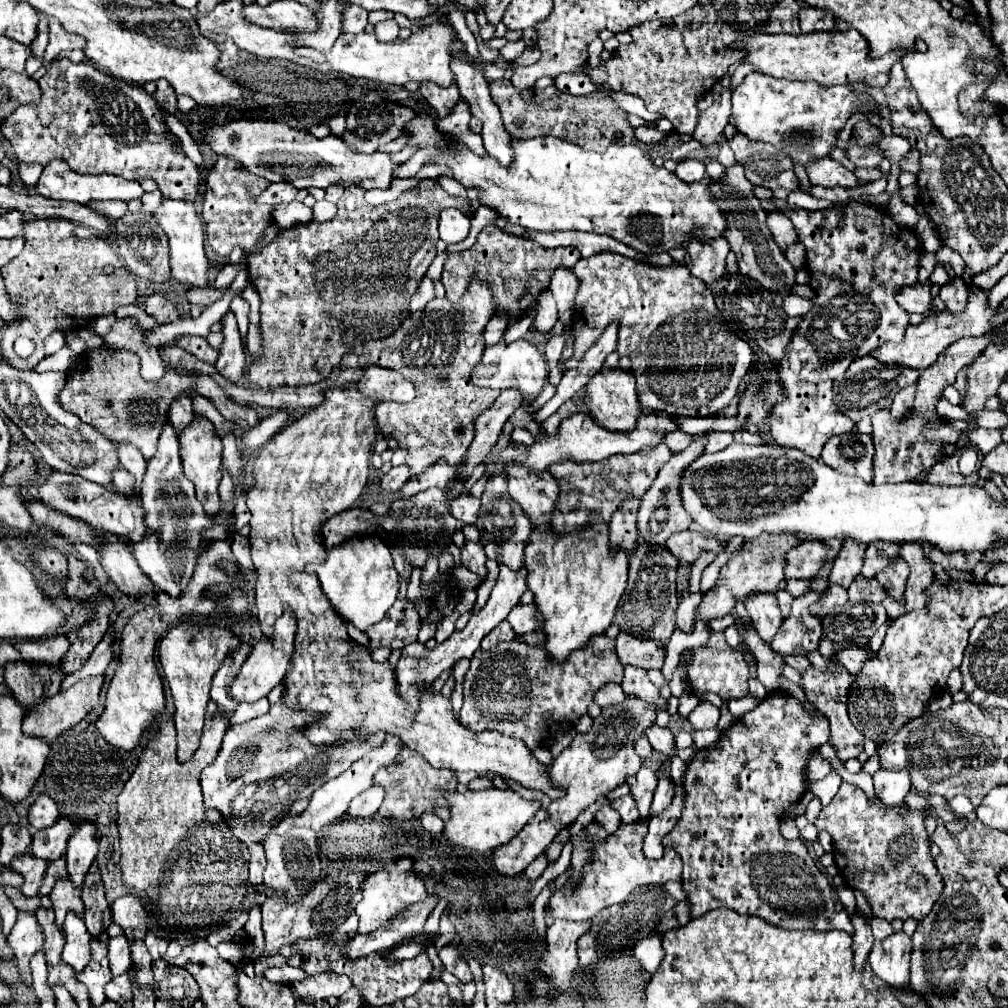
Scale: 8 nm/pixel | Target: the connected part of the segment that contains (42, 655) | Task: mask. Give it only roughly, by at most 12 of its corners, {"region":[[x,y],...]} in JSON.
{"region":[[68,638],[18,642],[22,660],[58,668]]}

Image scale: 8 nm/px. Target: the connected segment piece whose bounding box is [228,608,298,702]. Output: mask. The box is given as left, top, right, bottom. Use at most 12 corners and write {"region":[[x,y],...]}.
{"region":[[296,618],[276,620],[272,640],[254,644],[228,694],[264,698],[290,670]]}

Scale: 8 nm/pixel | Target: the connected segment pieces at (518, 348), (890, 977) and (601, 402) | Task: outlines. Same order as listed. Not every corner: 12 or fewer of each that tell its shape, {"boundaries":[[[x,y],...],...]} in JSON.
{"boundaries":[[[528,340],[486,346],[476,386],[538,396],[548,380]],[[900,932],[876,940],[872,972],[908,988],[912,940]],[[602,366],[584,402],[600,426],[632,432],[642,414],[632,372]]]}

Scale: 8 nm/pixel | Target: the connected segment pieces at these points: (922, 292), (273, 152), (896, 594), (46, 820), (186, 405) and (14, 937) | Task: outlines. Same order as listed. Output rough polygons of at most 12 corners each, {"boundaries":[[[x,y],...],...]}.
{"boundaries":[[[930,282],[902,288],[896,302],[908,312],[928,312]],[[270,120],[202,138],[252,174],[296,188],[386,190],[400,166]],[[904,560],[888,564],[876,574],[888,598],[904,598],[908,564]],[[38,796],[30,808],[28,822],[42,828],[58,820],[54,800]],[[182,394],[170,408],[170,422],[180,434],[194,420],[192,400]],[[18,912],[8,936],[16,960],[30,960],[44,934],[34,914]]]}

